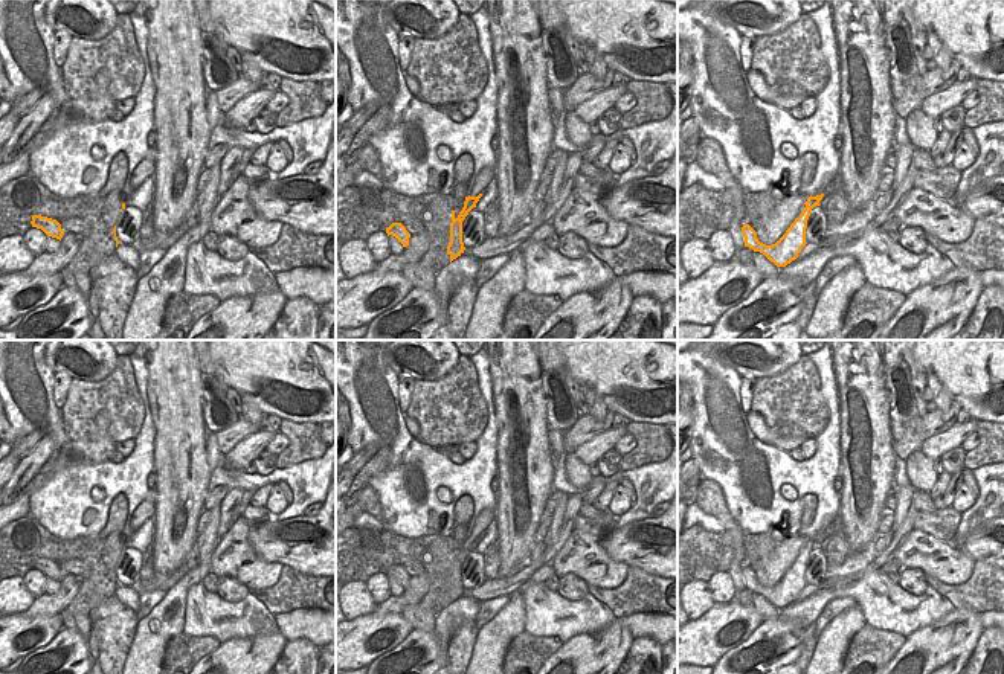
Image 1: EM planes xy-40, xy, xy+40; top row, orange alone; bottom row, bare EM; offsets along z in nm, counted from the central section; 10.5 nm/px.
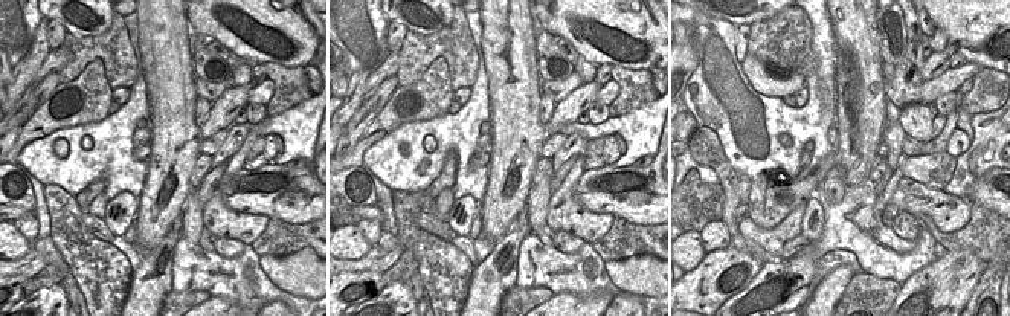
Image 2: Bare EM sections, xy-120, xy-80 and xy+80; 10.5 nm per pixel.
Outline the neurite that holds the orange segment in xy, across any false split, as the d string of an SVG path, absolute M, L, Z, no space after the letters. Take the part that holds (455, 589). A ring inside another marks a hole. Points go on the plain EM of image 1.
M482 509L473 523L473 532L468 538L465 538L464 549L459 557L455 557L452 552L452 564L450 564L450 584L447 587L447 596L450 598L450 604L461 598L465 592L462 584L462 563L468 557L468 554L476 549L476 544L482 538L484 531L488 528L493 520L493 509Z

